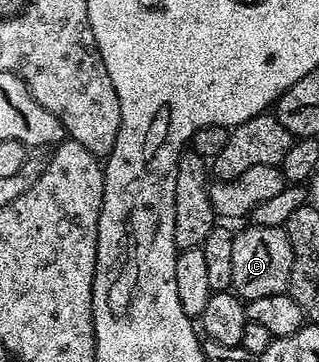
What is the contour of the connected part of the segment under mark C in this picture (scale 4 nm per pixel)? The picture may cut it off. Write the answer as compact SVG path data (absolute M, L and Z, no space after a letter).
M246 225L246 230L237 230L233 236L231 255L232 293L246 303L263 296L284 294L291 280L291 244L284 229L279 226Z

